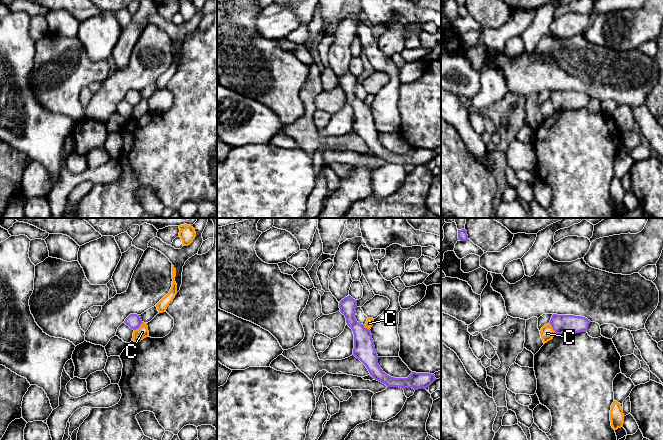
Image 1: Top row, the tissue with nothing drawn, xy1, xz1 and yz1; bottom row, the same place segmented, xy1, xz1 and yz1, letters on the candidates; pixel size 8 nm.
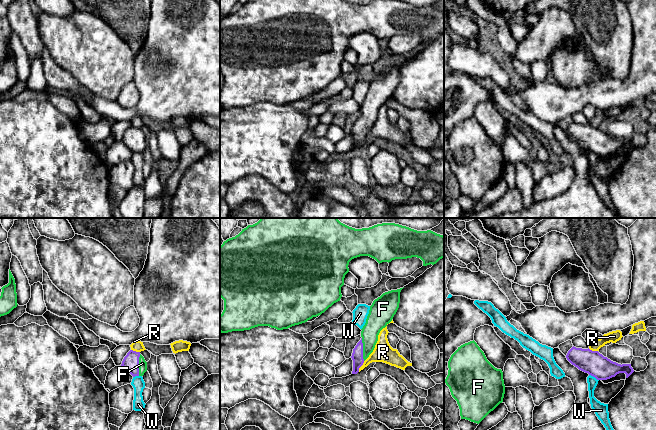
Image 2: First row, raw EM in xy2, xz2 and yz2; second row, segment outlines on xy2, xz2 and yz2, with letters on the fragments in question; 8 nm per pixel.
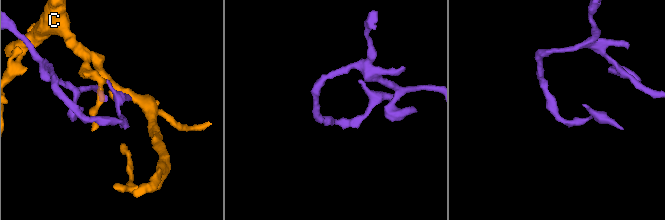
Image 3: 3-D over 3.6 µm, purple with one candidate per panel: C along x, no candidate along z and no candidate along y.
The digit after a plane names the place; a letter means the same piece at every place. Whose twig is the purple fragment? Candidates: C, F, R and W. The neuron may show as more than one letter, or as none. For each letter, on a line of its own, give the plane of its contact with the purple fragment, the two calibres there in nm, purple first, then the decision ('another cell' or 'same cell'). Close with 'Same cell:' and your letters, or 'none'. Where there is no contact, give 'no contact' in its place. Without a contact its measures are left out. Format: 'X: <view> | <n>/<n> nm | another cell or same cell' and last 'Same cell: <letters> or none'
C: yz1 | 160/120 nm | another cell
F: xz2 | 100/160 nm | same cell
R: xz2 | 100/160 nm | another cell
W: yz2 | 190/90 nm | another cell
Same cell: F

